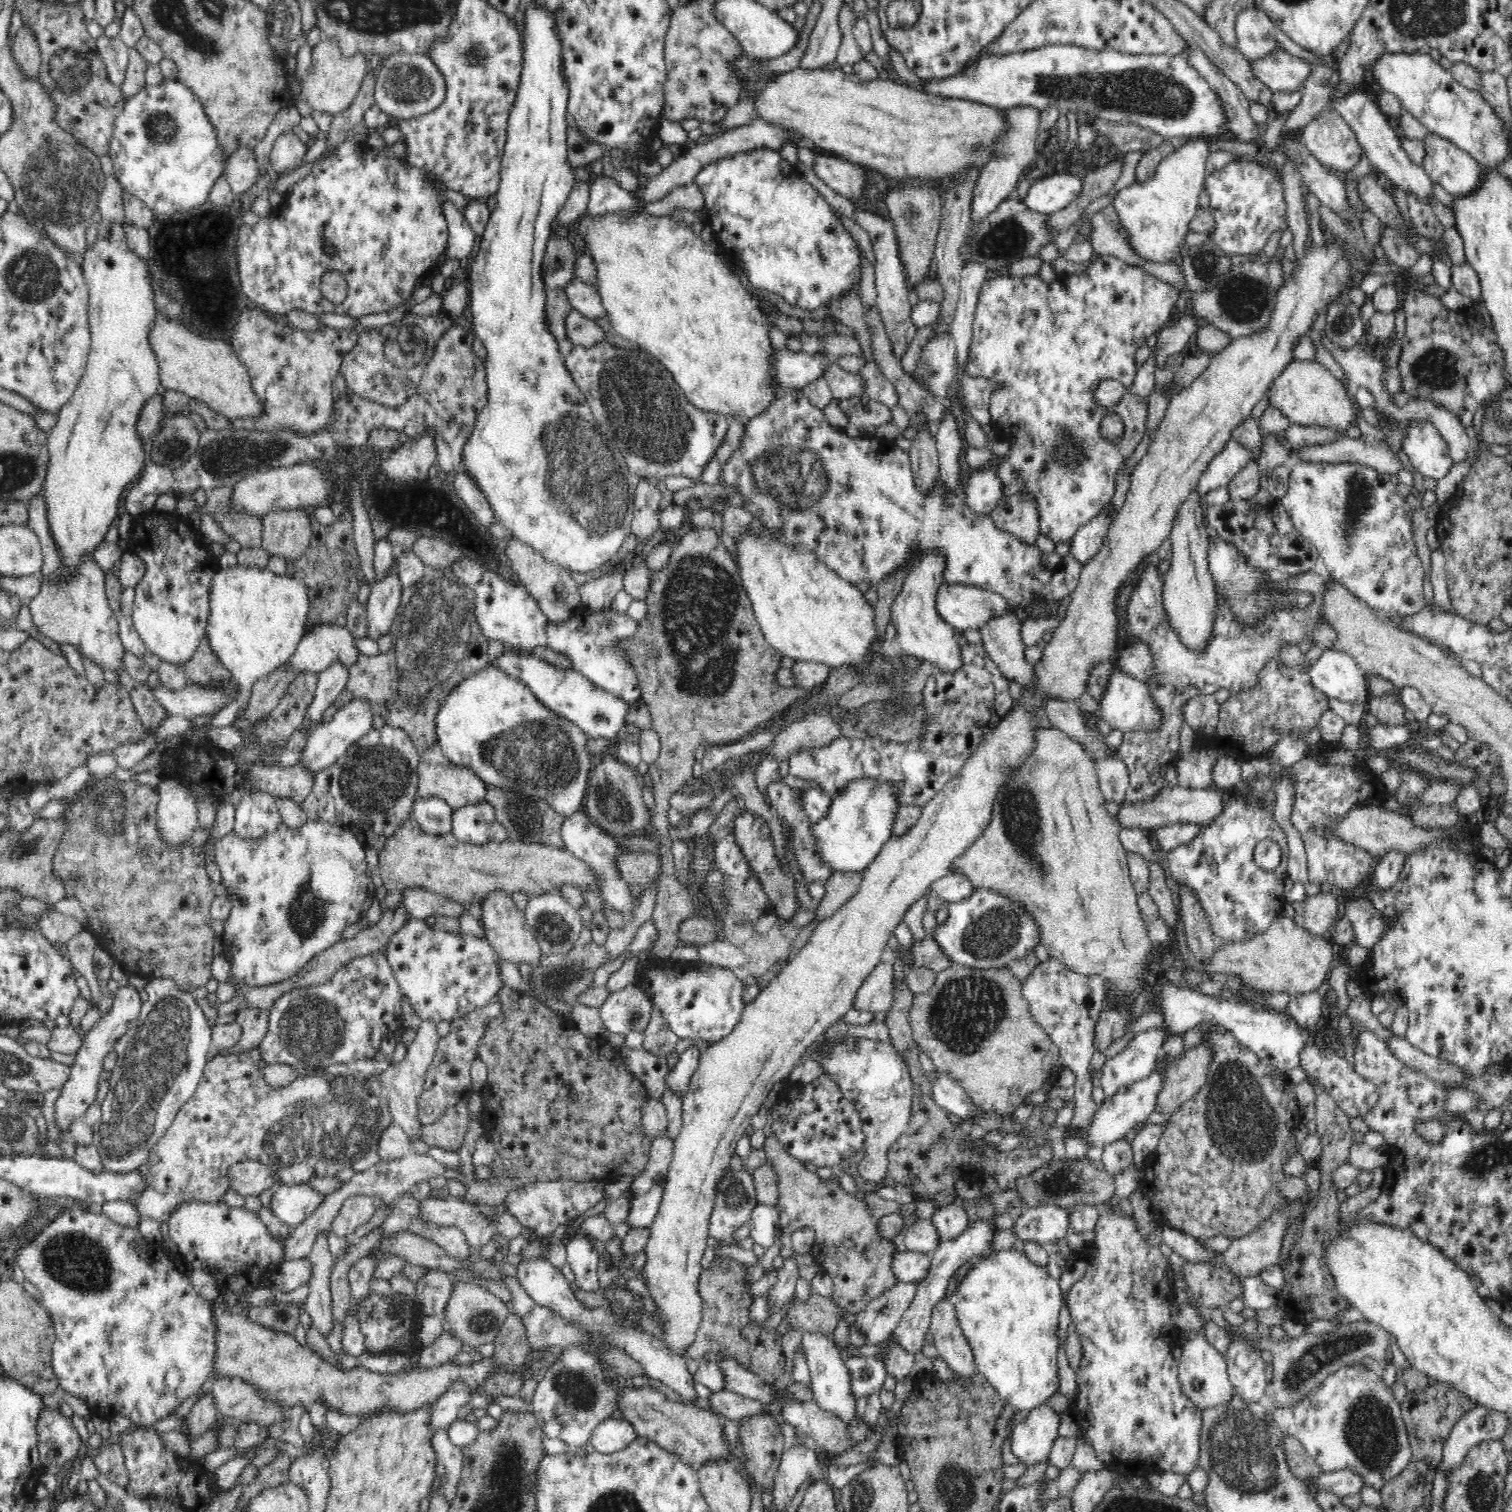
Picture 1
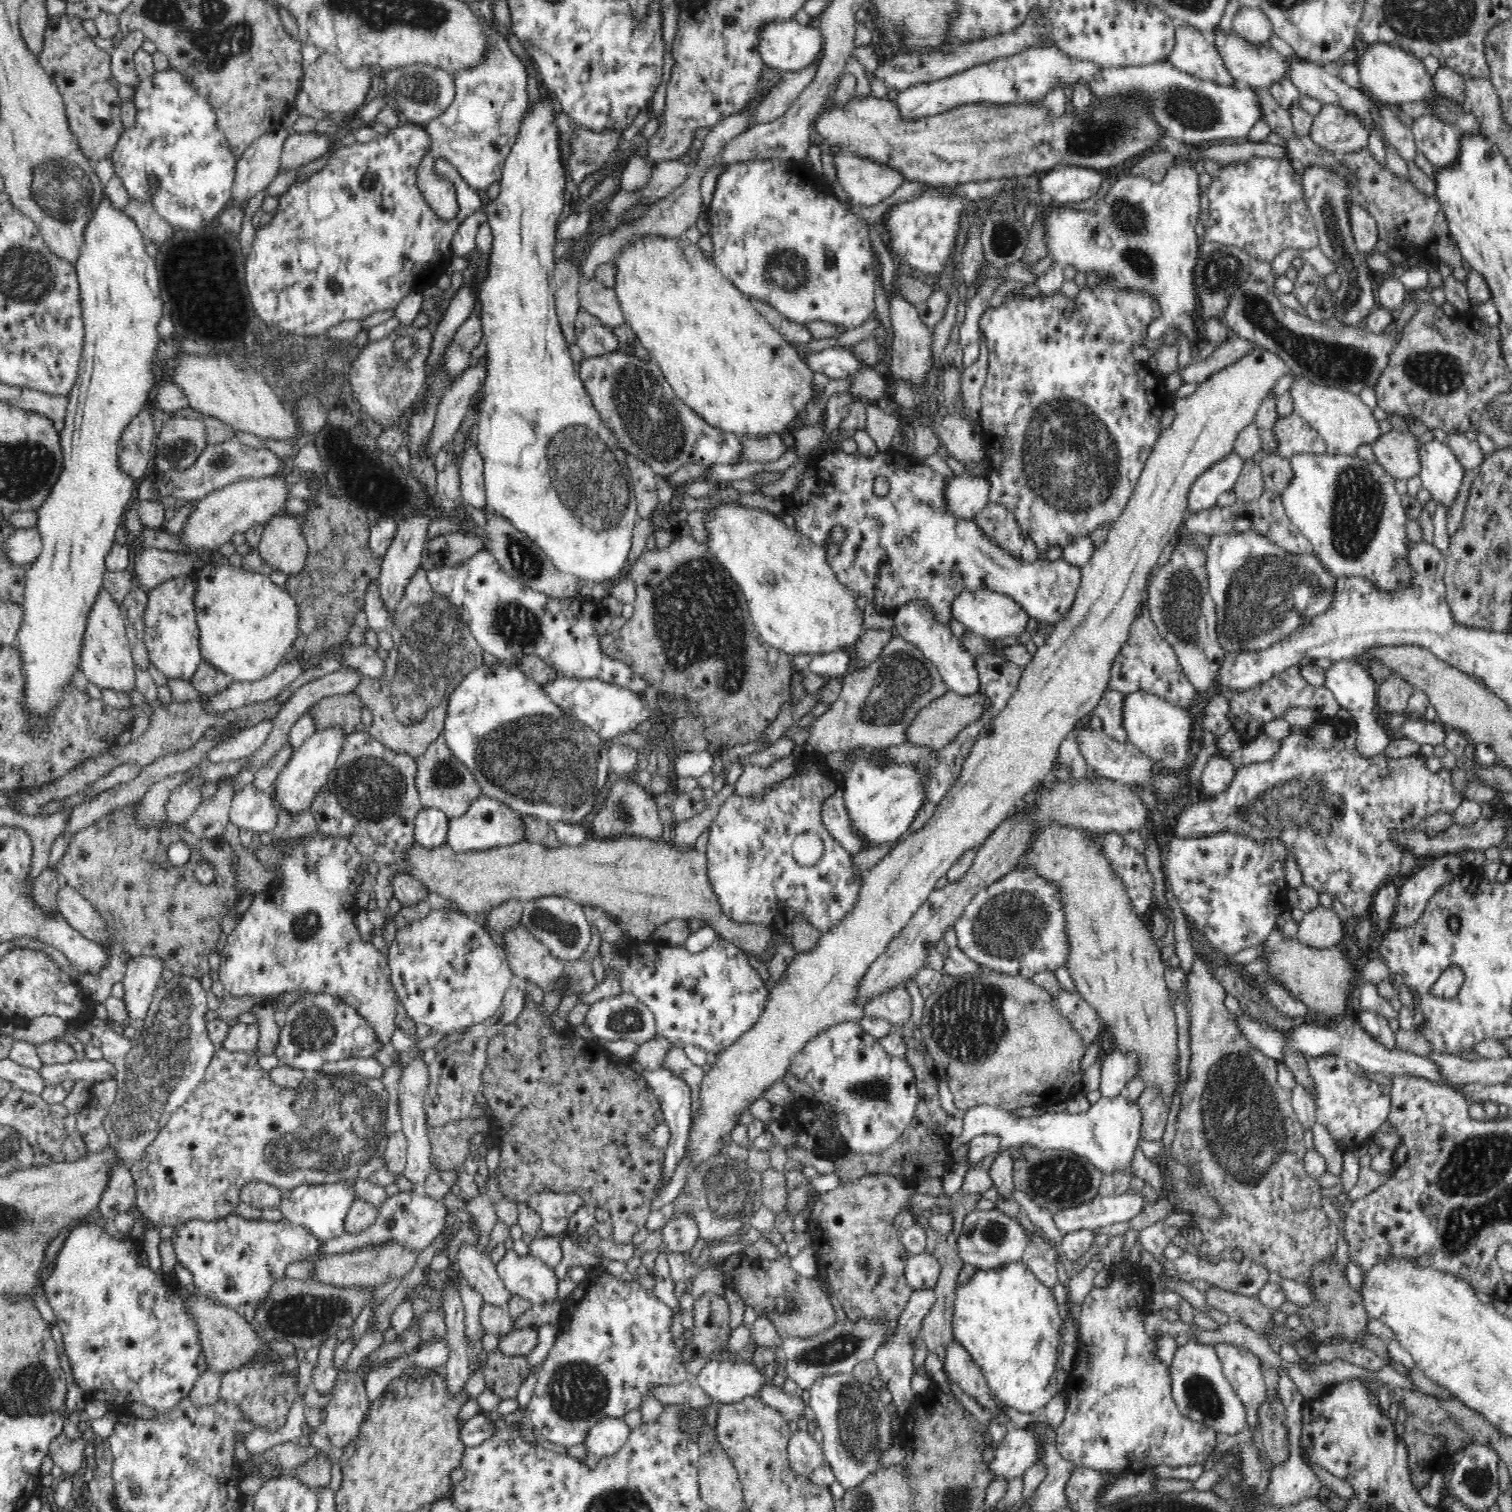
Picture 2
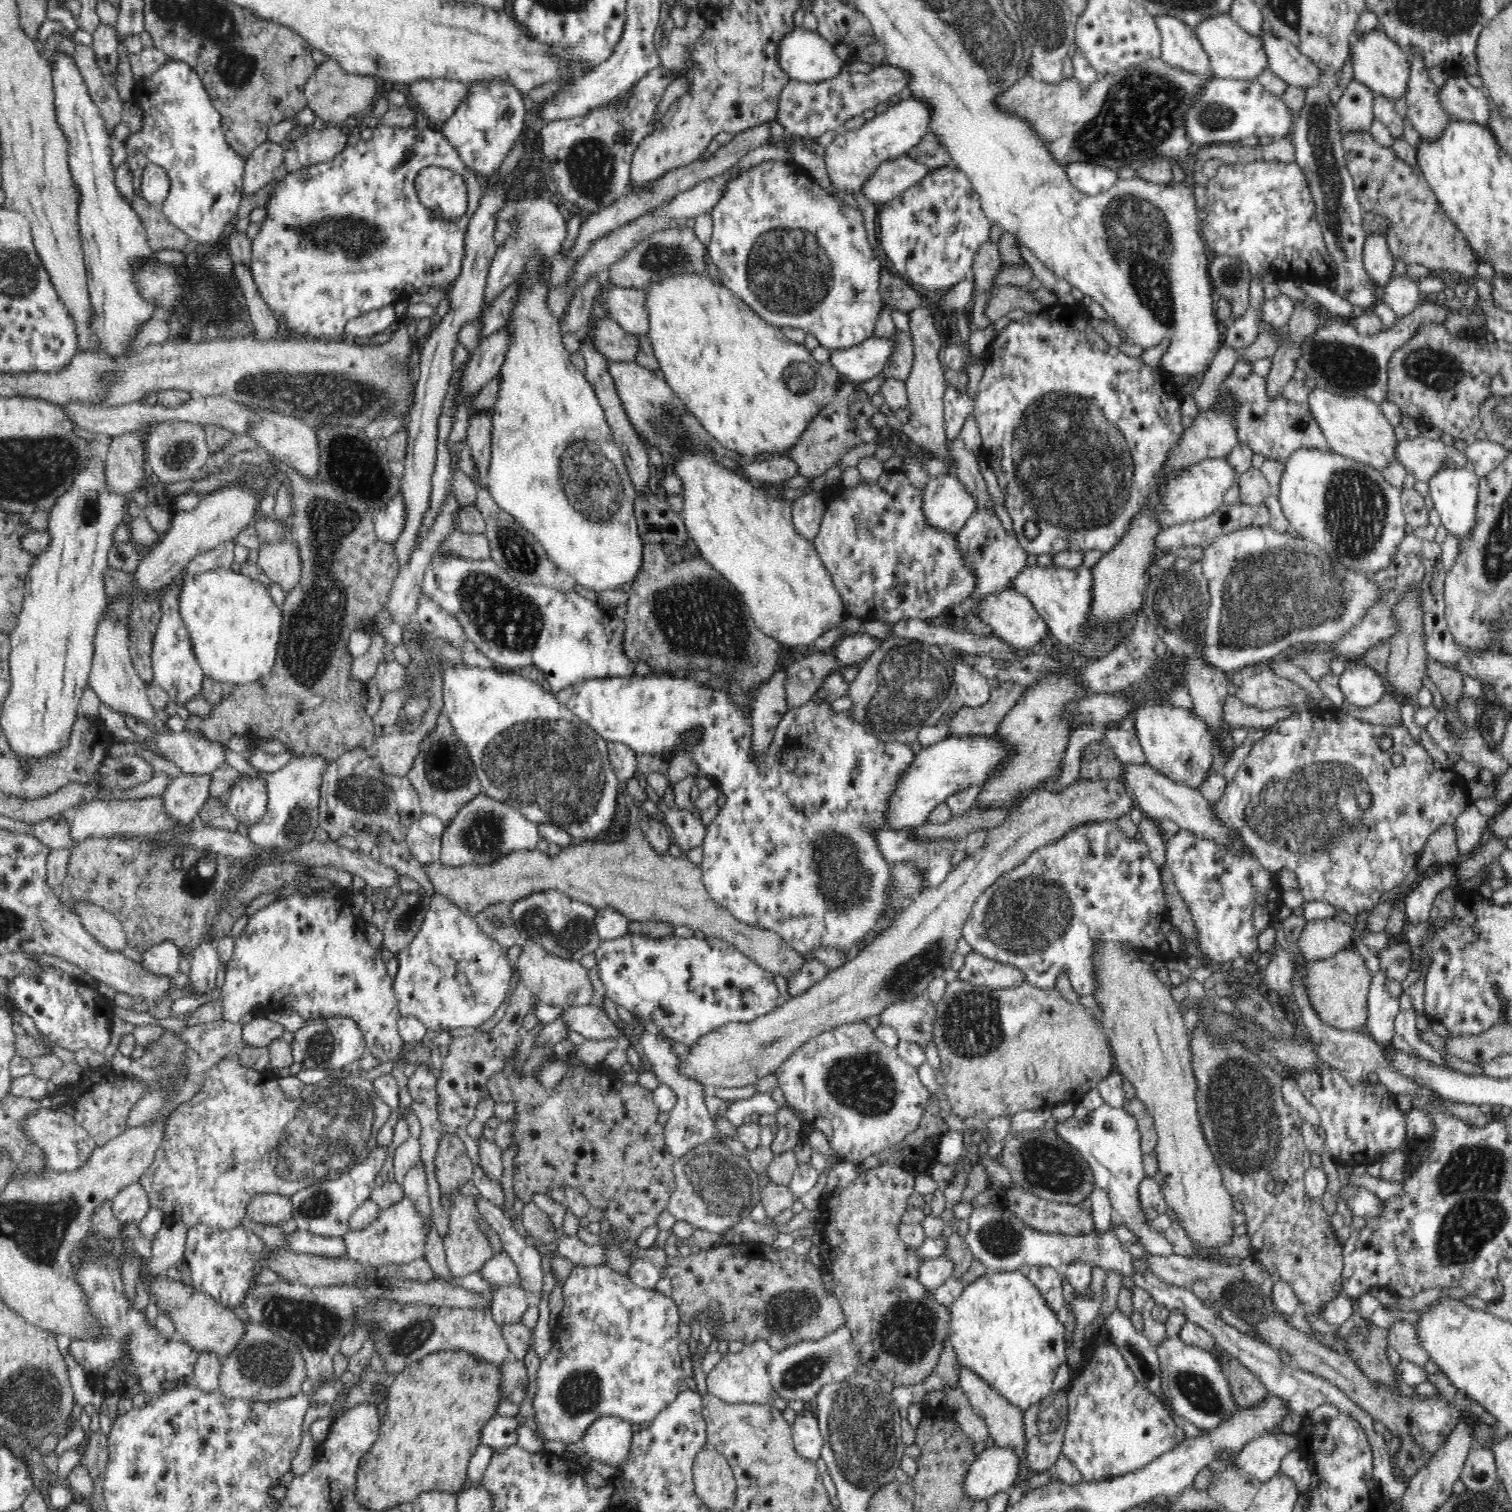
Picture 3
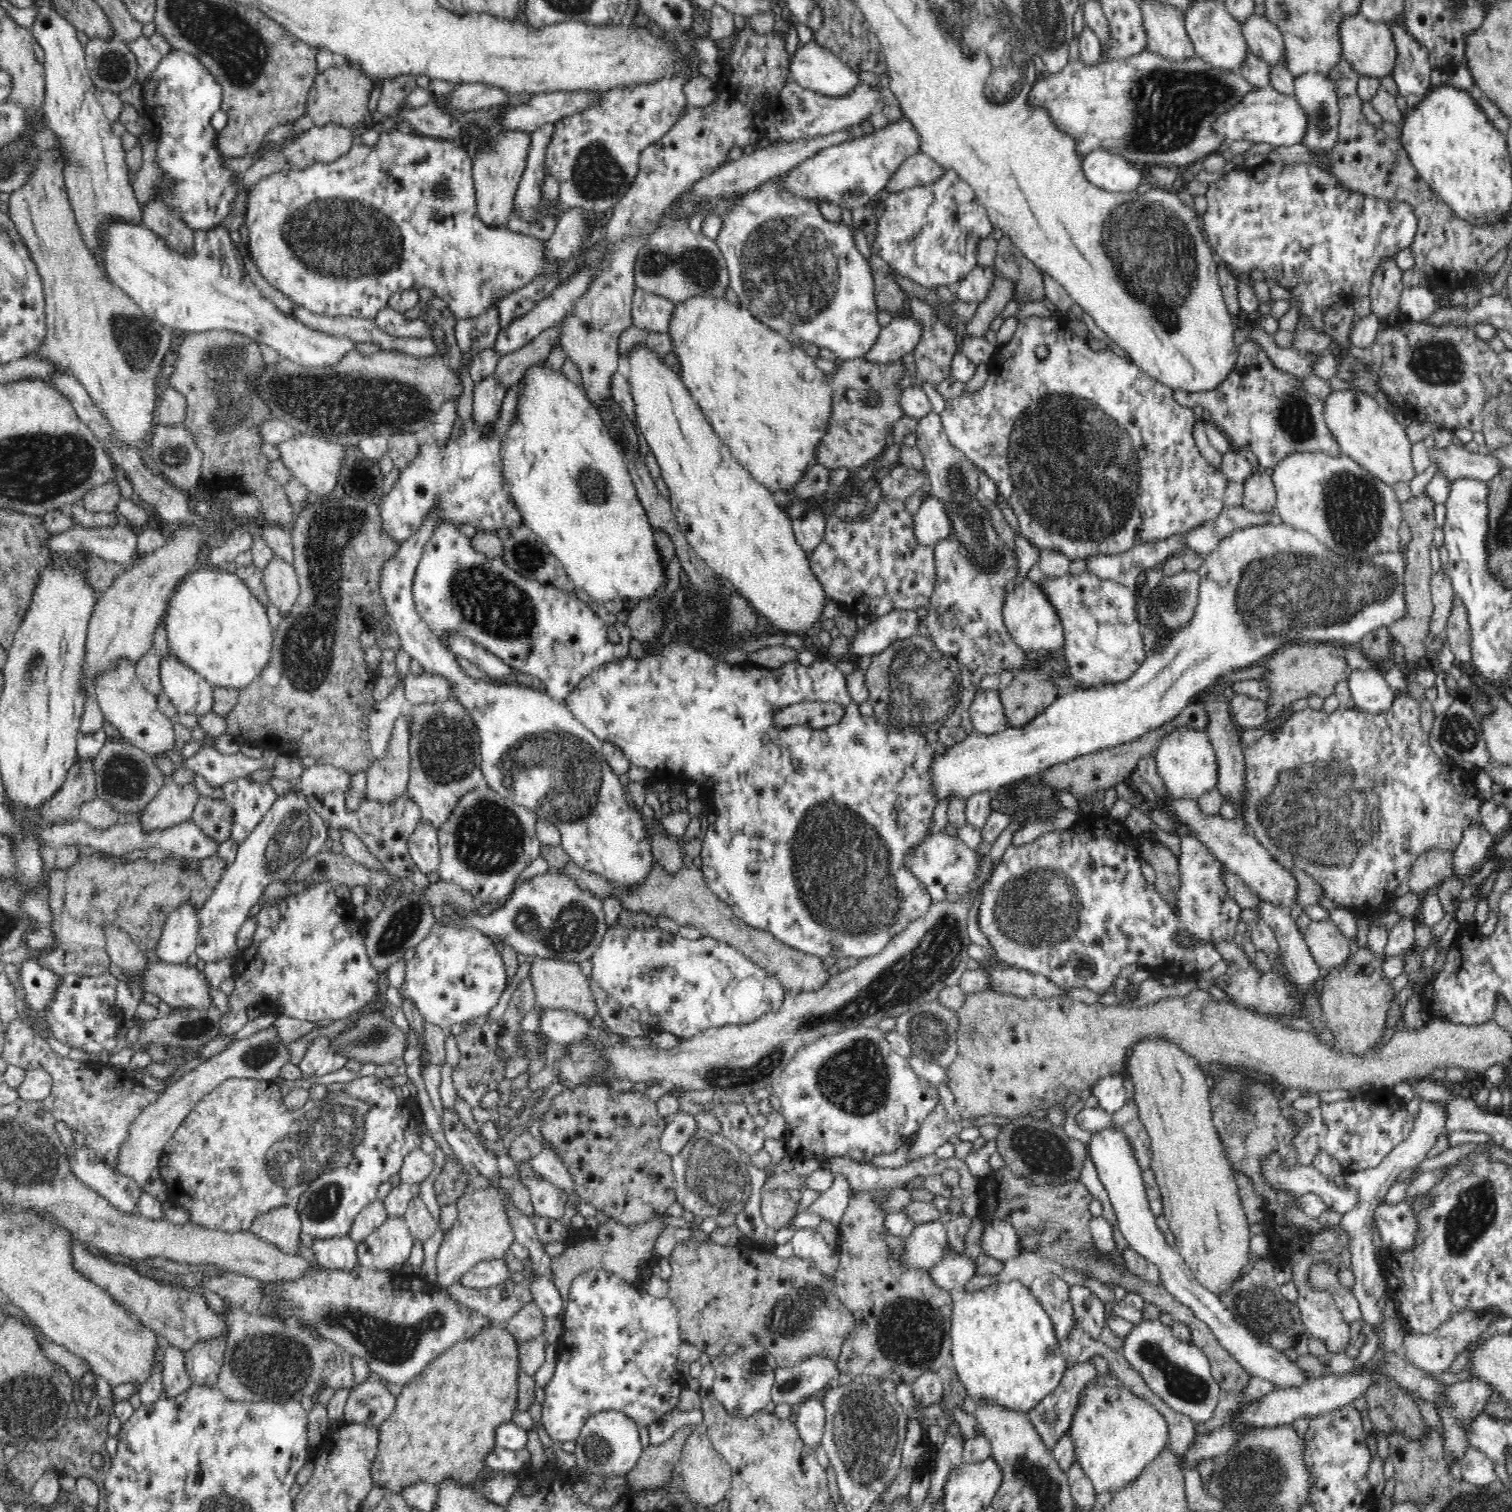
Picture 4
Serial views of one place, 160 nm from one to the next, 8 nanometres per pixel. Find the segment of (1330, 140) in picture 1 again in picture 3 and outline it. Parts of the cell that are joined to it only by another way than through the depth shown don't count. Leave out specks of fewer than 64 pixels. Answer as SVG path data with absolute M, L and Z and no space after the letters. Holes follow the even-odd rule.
M1352 79L1344 94L1336 102L1340 118L1340 133L1361 131L1371 127L1373 116L1373 100L1375 95L1368 87Z

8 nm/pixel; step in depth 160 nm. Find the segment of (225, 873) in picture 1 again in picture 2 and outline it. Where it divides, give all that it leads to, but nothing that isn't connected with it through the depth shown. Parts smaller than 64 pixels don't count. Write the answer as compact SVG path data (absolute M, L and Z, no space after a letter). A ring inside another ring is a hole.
M306 836L306 840L296 846L284 862L280 862L280 884L276 886L276 894L254 895L235 929L226 937L218 970L226 995L268 997L284 993L297 995L304 991L332 993L372 1021L383 1044L391 1042L397 1028L394 1018L398 998L391 983L389 964L374 944L362 940L354 925L354 916L358 911L354 895L363 879L364 864L364 856L347 837Z

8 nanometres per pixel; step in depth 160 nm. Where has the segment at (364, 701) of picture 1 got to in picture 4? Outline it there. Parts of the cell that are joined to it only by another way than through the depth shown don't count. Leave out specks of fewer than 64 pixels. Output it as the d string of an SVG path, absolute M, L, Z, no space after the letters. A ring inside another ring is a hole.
M300 792L276 798L269 812L262 816L244 840L239 843L234 862L226 866L222 880L198 912L200 943L195 952L205 963L234 957L238 952L236 936L246 922L250 908L263 901L262 896L270 884L285 880L304 861L326 847L328 839L324 819L302 798ZM298 796L298 800L296 800Z

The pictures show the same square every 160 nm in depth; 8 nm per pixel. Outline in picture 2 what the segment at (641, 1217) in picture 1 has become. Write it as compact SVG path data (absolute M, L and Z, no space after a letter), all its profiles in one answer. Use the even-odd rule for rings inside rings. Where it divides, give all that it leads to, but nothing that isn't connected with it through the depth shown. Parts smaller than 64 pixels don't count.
M660 1068L652 1072L643 1070L641 1075L648 1081L648 1084L653 1088L654 1094L659 1102L659 1109L662 1110L665 1122L670 1129L670 1146L665 1150L665 1160L663 1163L663 1172L661 1180L657 1185L656 1193L660 1195L660 1191L669 1185L674 1175L674 1172L684 1157L685 1142L688 1141L688 1126L691 1123L691 1092L690 1087L684 1077L676 1076L670 1069Z

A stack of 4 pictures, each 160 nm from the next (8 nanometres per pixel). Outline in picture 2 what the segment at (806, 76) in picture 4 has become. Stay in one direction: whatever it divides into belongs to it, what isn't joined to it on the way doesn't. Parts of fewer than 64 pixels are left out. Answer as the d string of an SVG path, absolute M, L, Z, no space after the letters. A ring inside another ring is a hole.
M796 19L786 21L768 21L755 32L757 50L760 58L767 66L773 66L782 72L796 72L804 70L814 64L820 56L824 45L821 29L815 23L799 24Z

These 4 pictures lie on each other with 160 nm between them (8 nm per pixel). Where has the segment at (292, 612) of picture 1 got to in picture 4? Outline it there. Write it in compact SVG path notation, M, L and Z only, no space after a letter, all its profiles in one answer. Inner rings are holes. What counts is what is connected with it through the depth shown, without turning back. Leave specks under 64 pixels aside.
M226 569L198 570L179 581L167 602L165 616L162 618L166 632L166 647L179 657L184 665L204 677L212 688L229 687L239 690L247 687L264 671L271 660L273 629L264 605L248 589L244 581L234 573L228 573Z

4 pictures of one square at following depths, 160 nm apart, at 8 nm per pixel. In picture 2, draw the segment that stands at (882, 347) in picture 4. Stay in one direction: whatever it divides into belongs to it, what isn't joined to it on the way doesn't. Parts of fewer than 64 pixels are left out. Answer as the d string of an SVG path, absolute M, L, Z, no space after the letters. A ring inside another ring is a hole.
M830 347L818 352L812 353L807 360L804 360L805 366L809 370L824 373L828 378L850 378L858 370L869 368L864 362L858 361L858 358L852 353L849 347Z

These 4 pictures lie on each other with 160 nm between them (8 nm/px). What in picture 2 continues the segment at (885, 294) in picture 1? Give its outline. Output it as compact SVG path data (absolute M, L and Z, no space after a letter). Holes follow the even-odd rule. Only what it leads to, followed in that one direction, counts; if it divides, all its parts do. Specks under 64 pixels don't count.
M894 296L890 302L890 318L894 328L894 344L891 344L890 372L896 380L906 380L913 388L920 390L926 382L926 374L932 368L932 330L922 323L916 306L910 304L906 297Z

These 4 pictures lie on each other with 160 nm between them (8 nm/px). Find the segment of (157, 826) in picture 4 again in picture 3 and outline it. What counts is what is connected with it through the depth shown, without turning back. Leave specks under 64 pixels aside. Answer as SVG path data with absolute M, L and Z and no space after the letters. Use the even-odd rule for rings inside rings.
M182 772L175 779L170 779L166 791L161 796L164 813L173 822L189 824L198 819L198 812L209 799L211 773L194 774Z

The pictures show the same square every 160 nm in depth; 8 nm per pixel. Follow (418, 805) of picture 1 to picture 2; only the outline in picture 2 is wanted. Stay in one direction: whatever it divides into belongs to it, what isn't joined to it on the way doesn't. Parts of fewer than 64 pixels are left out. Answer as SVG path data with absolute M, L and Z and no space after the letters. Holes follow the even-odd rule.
M423 808L416 814L414 841L427 848L436 848L447 842L448 829L449 818L444 812L436 808Z

